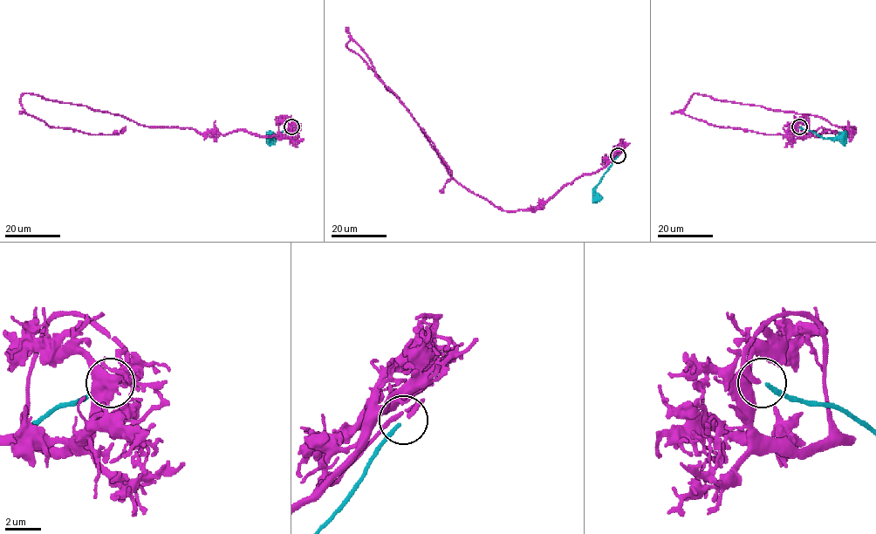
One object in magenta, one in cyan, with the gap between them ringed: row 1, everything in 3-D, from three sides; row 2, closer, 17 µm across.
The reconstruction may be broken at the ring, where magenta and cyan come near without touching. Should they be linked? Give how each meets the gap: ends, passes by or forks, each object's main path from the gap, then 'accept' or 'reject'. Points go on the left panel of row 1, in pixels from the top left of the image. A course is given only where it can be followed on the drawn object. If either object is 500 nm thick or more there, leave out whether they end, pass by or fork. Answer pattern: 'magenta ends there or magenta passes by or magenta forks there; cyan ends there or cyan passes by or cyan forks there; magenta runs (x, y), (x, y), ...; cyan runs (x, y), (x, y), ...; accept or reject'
magenta ends there; cyan ends there; magenta runs (292, 126), (284, 137), (199, 133), (20, 99), (49, 126), (125, 127), (114, 132); cyan runs (291, 126), (275, 138), (270, 137); accept

